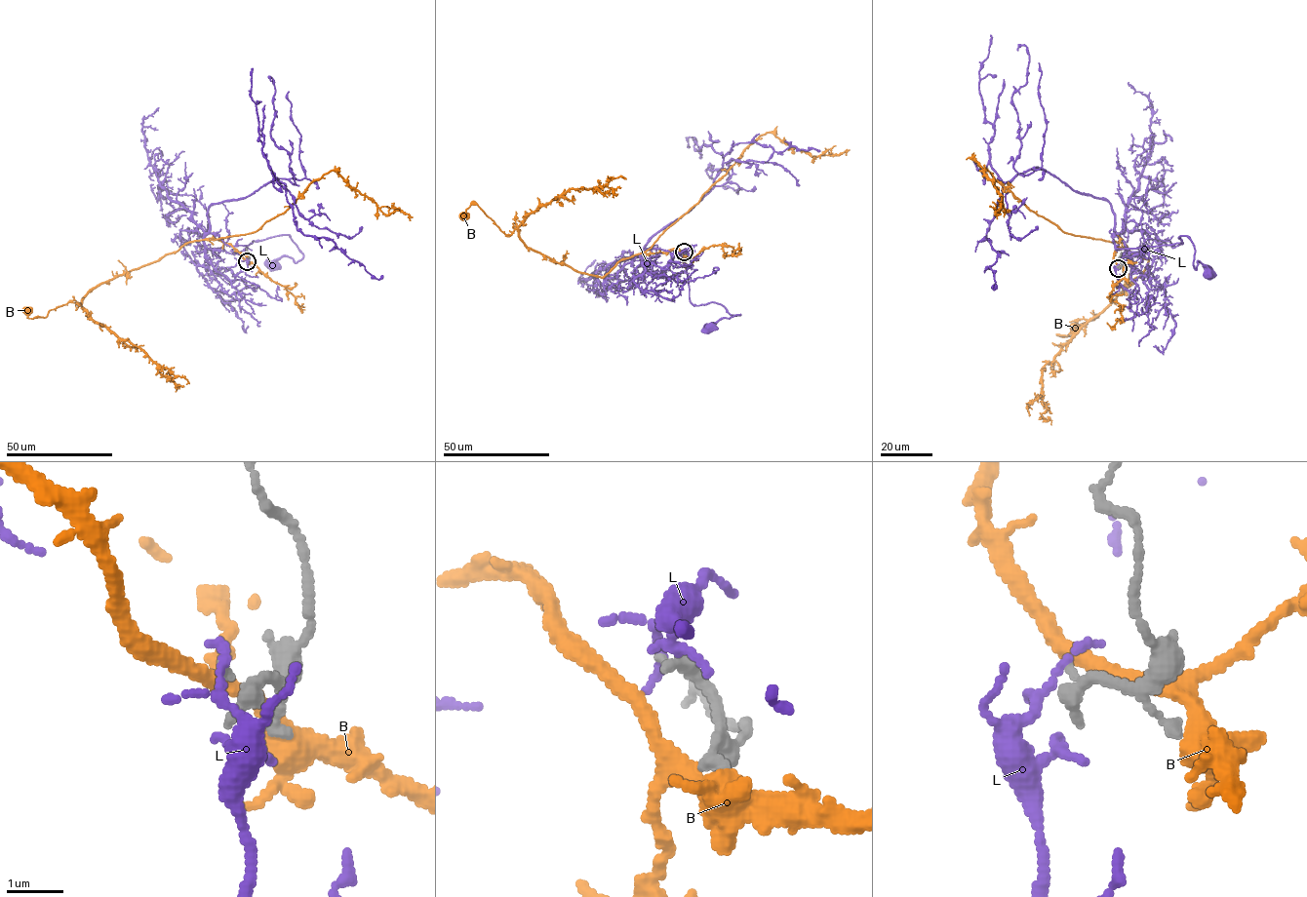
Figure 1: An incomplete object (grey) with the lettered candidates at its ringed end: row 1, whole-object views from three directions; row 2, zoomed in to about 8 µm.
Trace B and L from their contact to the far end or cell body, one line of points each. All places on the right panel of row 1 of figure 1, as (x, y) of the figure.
B: (1122, 268), (1114, 259), (1119, 240), (1146, 258), (1146, 267), (1091, 320), (1060, 335), (1073, 335), (1076, 328)
L: (1117, 265), (1136, 293), (1114, 234), (1116, 249), (1186, 236), (1207, 273)

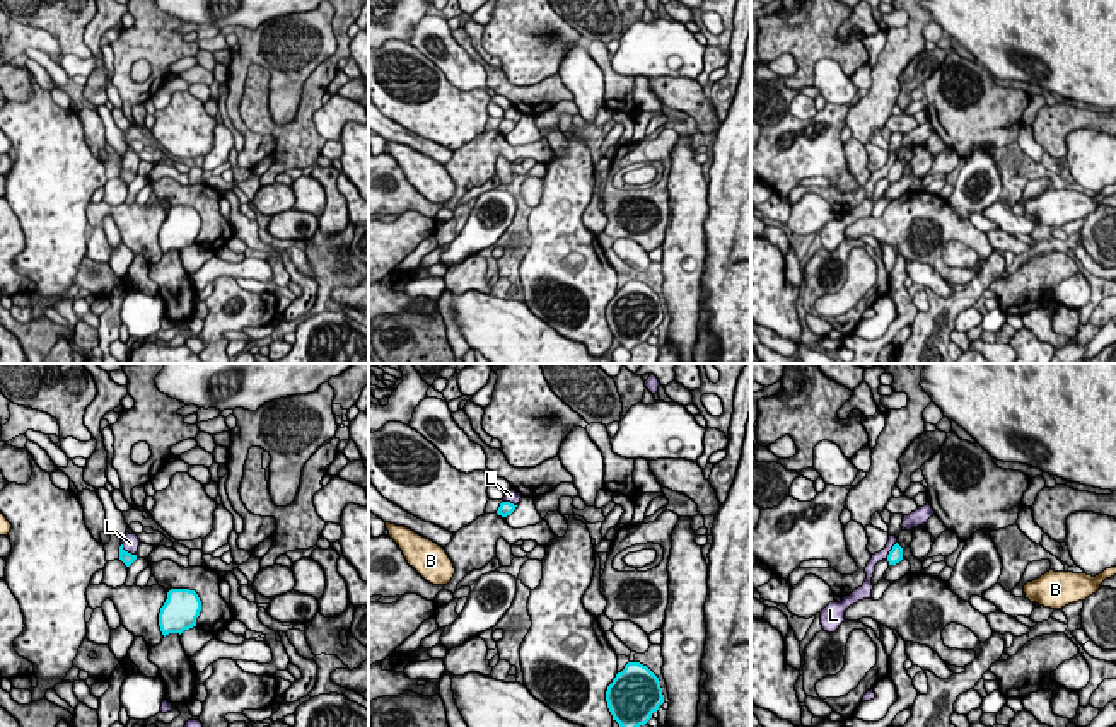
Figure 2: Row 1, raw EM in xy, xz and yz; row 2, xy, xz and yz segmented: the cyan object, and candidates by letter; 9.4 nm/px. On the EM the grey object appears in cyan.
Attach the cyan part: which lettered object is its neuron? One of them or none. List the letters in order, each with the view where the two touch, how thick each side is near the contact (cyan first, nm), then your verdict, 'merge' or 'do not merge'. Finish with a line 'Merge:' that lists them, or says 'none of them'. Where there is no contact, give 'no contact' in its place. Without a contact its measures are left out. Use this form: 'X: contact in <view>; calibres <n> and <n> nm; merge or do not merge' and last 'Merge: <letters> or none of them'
B: no contact; do not merge
L: contact in xy; calibres 120 and 160 nm; do not merge
Merge: none of them

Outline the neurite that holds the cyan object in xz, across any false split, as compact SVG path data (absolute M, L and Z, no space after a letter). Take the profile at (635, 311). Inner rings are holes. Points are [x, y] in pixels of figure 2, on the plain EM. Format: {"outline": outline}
{"outline": "M628 280L606 309L607 326L621 346L645 343L664 321L659 295L640 280Z"}

